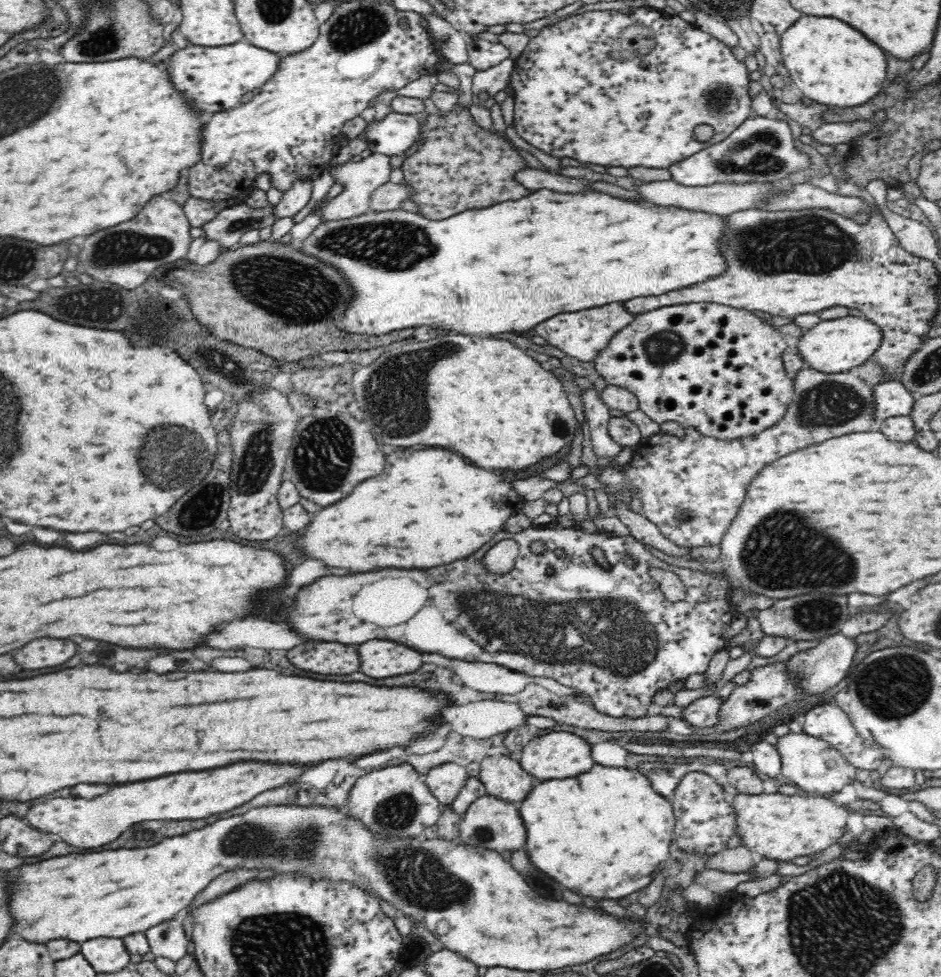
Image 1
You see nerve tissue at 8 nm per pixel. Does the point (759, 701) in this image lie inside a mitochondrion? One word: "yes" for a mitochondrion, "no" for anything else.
yes

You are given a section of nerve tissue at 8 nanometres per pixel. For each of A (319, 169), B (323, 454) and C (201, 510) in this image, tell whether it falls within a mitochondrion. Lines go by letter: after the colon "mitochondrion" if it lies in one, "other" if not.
A: other
B: mitochondrion
C: mitochondrion

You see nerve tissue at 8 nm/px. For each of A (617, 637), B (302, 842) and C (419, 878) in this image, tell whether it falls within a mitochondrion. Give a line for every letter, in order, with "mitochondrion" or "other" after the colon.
A: mitochondrion
B: mitochondrion
C: mitochondrion

